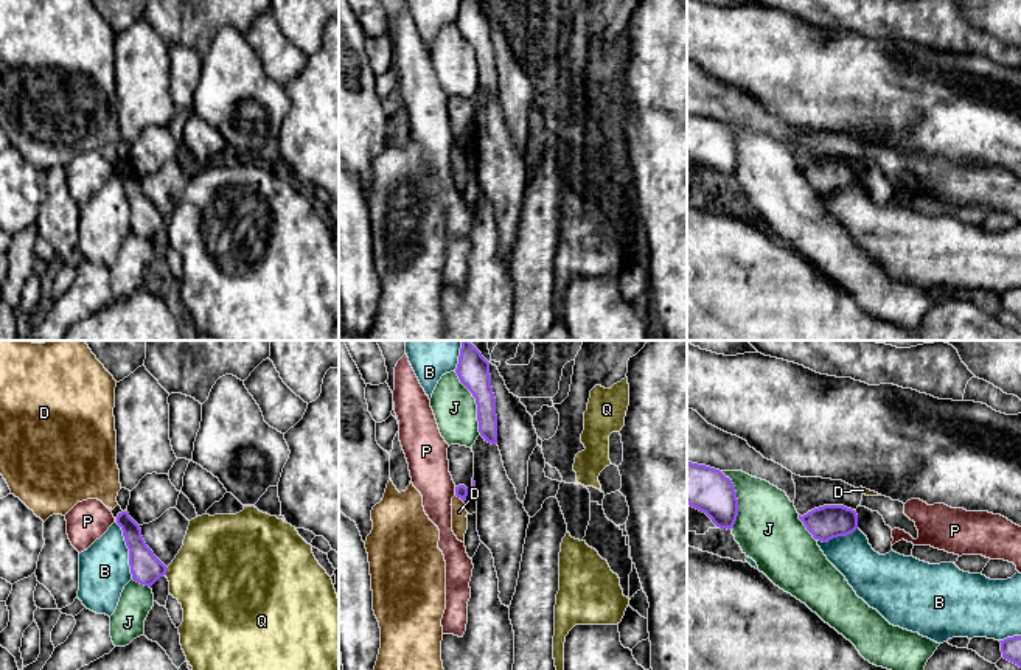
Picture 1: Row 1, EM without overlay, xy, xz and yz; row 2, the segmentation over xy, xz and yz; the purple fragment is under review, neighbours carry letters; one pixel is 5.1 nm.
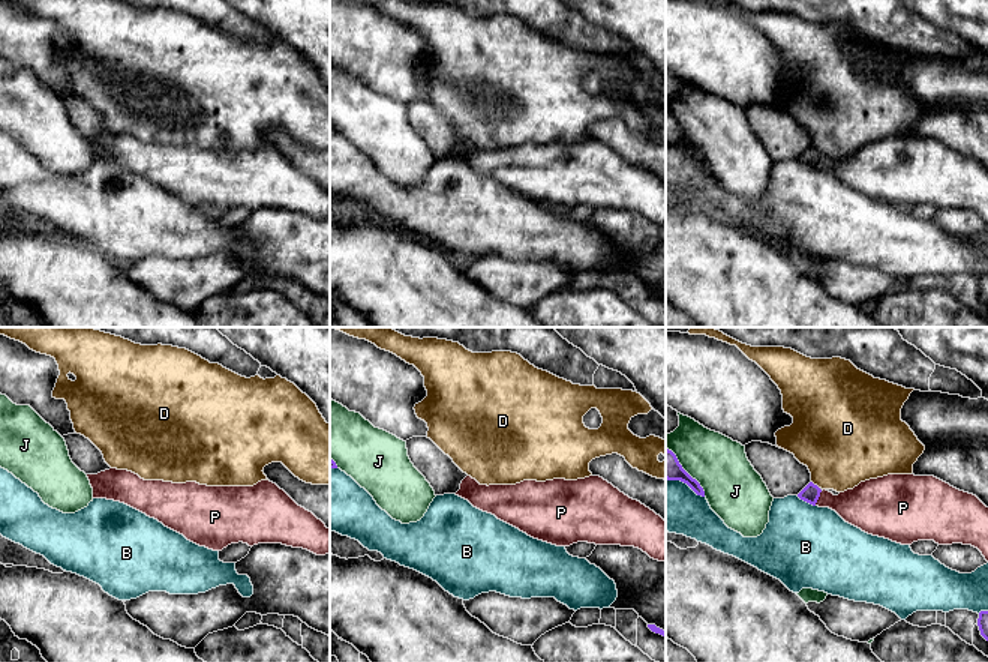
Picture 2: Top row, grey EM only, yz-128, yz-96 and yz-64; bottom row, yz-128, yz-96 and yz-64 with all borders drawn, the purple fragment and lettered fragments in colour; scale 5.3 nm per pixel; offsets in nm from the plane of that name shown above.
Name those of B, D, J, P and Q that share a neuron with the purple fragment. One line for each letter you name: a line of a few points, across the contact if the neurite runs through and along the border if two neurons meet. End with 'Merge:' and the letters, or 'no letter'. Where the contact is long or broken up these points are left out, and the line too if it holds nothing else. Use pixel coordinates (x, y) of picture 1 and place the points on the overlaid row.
Merge: no letter

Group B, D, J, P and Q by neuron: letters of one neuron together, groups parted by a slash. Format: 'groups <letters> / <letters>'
groups B / D / J / P / Q

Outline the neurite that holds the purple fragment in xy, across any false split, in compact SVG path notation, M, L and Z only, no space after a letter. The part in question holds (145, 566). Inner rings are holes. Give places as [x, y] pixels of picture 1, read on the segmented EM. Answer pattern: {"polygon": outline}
{"polygon": "M127 511L118 513L117 524L121 527L129 549L132 580L151 588L160 577L166 575L168 567L146 546L140 525Z"}

